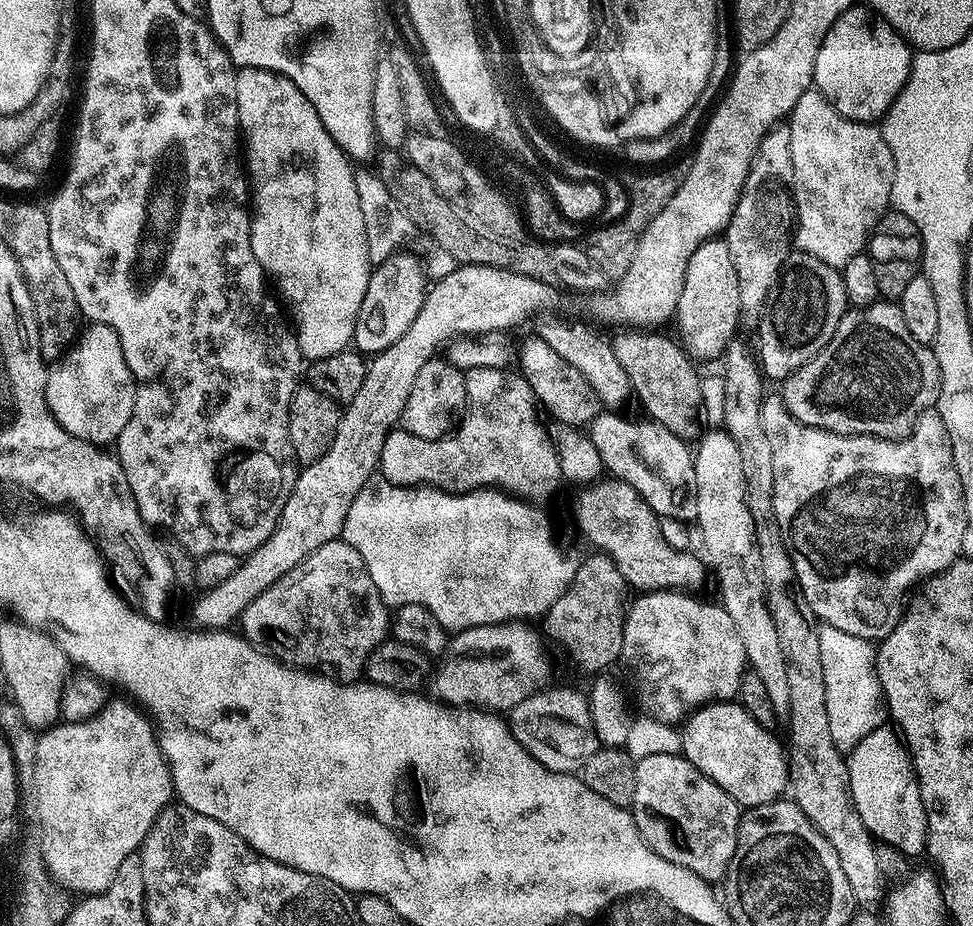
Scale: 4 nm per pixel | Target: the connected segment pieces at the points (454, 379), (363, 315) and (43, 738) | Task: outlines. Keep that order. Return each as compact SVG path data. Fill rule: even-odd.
M434 358L418 370L414 386L410 386L410 398L400 415L399 427L405 432L427 440L442 440L459 425L465 408L468 407L465 369L456 368L446 358Z
M391 256L375 268L380 276L369 276L368 289L362 298L362 306L358 310L358 318L352 335L355 347L364 354L375 354L394 346L402 334L414 322L416 312L422 306L423 300L416 300L416 284L420 277L426 274L425 265L416 268L412 260L394 260Z
M109 699L103 710L88 720L57 722L35 737L34 749L39 753L36 792L40 793L39 817L43 819L42 854L49 875L72 894L97 896L105 892L114 882L118 866L139 849L160 811L174 800L172 775L156 740L156 729L135 703L124 700Z

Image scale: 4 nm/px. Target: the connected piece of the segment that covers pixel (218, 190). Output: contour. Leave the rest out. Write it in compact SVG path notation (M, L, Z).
M212 100L212 104L198 106L180 104L180 112L168 112L168 136L160 136L160 132L156 132L156 140L164 140L164 144L156 144L152 152L148 152L148 148L140 148L140 132L144 132L144 128L128 124L128 172L136 177L138 186L156 188L154 202L146 200L144 190L139 187L135 189L135 199L143 202L132 219L132 230L138 238L132 241L132 249L124 253L115 251L108 254L112 256L112 264L124 264L124 268L128 268L130 264L131 271L112 272L111 276L88 276L88 280L80 278L73 283L74 295L81 313L85 317L89 316L87 319L91 323L110 326L110 330L118 334L118 342L122 342L122 363L128 367L127 375L136 379L134 410L130 414L130 422L122 424L122 434L115 437L114 455L126 474L126 482L130 482L134 502L142 518L153 530L165 528L186 551L193 552L193 557L221 552L243 558L258 550L258 546L262 546L262 542L266 542L266 538L274 534L276 523L282 514L282 506L286 506L286 498L290 498L290 490L296 481L298 461L288 433L288 411L292 395L302 384L300 347L293 325L276 305L277 297L268 293L270 284L264 267L260 265L258 258L254 258L254 250L250 246L250 181L242 163L238 102L228 104L228 100Z

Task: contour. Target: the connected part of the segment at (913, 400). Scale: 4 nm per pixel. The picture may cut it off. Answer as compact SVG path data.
M896 302L852 308L840 321L844 324L844 348L836 352L832 364L823 362L816 392L808 392L812 400L800 408L800 416L804 416L804 422L808 420L805 425L843 436L877 436L883 440L903 440L911 436L921 414L929 411L940 396L940 367L931 347L910 334Z

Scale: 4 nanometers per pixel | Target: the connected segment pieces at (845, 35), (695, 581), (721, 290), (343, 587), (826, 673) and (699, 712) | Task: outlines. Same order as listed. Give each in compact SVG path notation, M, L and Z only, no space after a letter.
M853 6L830 26L822 46L818 50L818 58L814 62L814 84L831 104L851 120L860 120L864 124L879 121L888 112L888 107L902 90L908 80L908 71L912 65L914 52L907 40L892 29L891 24L871 7Z
M604 478L581 492L584 493L576 500L576 524L581 534L596 547L593 549L612 557L631 589L640 592L675 591L696 588L701 584L705 561L700 561L695 551L676 550L666 542L666 538L662 538L660 517L633 485L615 478Z
M713 238L690 254L686 278L682 282L682 294L674 317L674 324L680 327L682 347L693 361L719 361L728 345L733 343L736 323L741 320L734 258L730 258L730 250L723 239Z
M342 538L326 542L314 554L310 554L290 574L282 574L274 586L262 590L250 606L246 606L242 617L243 635L257 645L267 647L281 661L293 666L320 666L329 664L331 671L337 677L352 682L356 676L365 671L370 654L375 648L389 639L390 636L390 608L380 597L378 586L374 586L374 578L366 570L366 562L362 562L362 554L354 550Z
M821 623L818 627L818 647L822 650L822 678L826 682L826 714L830 718L830 735L834 738L834 746L847 754L858 746L858 742L862 742L862 738L866 738L866 734L881 727L886 720L884 691L876 673L877 645L866 638L848 634L846 630L838 630L838 626Z
M708 703L703 707L696 708L696 710L683 721L682 735L684 738L684 747L682 749L683 756L685 756L685 758L692 763L699 772L706 774L717 784L718 787L722 790L726 790L726 794L730 794L730 798L734 798L736 803L743 806L745 809L757 808L763 804L769 804L770 801L781 799L781 797L785 795L786 789L788 788L788 758L785 745L781 743L781 741L779 744L779 742L772 737L773 733L769 731L769 729L758 726L758 722L754 722L754 718L750 718L750 714L746 714L746 710L740 705L740 703Z

